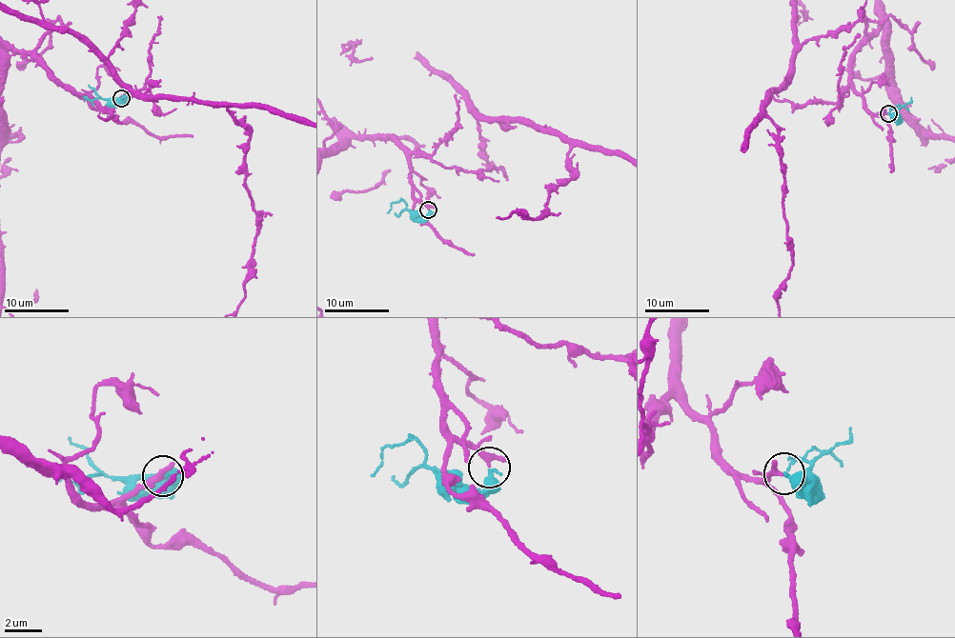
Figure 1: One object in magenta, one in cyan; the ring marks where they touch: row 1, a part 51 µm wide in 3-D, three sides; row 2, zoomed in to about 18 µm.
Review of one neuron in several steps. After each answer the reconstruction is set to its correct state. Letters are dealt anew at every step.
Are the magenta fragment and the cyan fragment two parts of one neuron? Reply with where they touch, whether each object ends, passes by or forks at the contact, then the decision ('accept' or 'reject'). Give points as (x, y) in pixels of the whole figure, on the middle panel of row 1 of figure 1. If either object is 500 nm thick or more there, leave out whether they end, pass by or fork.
place (428, 209); magenta passes by; cyan ends; accept

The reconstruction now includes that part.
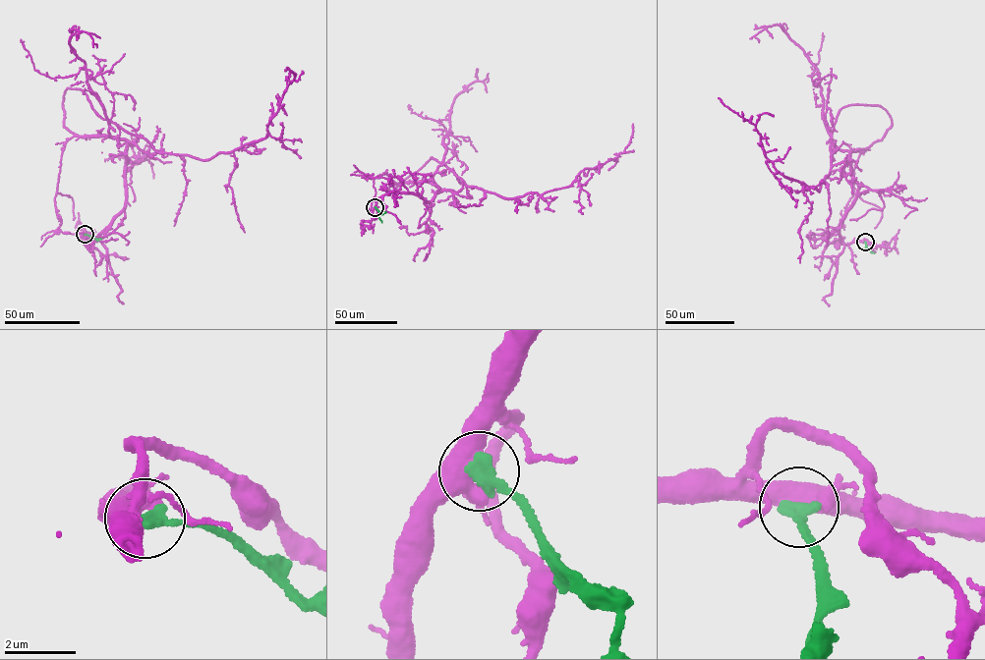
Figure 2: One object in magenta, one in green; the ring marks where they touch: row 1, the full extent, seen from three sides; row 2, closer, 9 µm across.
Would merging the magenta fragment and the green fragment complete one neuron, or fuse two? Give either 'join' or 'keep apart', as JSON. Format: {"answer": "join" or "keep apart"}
{"answer": "keep apart"}

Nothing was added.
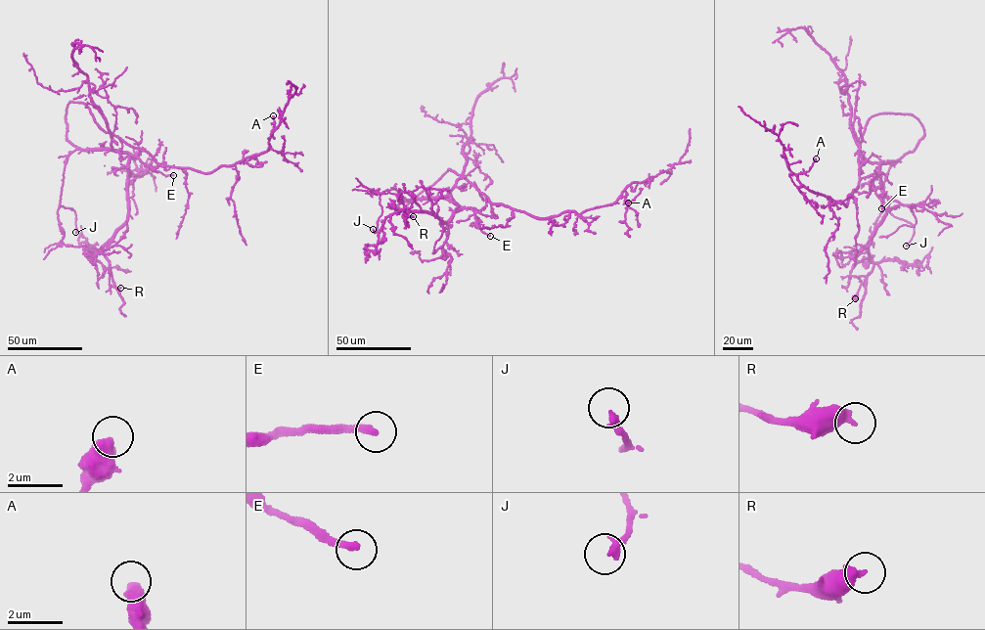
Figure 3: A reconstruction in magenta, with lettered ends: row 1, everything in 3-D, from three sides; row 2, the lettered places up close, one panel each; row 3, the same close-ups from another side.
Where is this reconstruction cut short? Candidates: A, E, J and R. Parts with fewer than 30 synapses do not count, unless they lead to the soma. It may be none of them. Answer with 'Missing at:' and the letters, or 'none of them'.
Missing at: E

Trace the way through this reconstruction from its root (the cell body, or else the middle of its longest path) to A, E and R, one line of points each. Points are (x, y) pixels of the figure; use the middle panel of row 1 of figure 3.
A: (442, 176), (449, 169), (464, 175), (491, 202), (540, 218), (610, 204), (624, 191), (628, 202)
E: (442, 176), (398, 211), (397, 205), (404, 202), (451, 200), (472, 209), (476, 227), (490, 236)
R: (442, 176), (398, 211), (403, 202), (437, 198), (459, 209), (445, 223), (418, 210), (402, 216), (413, 216)

